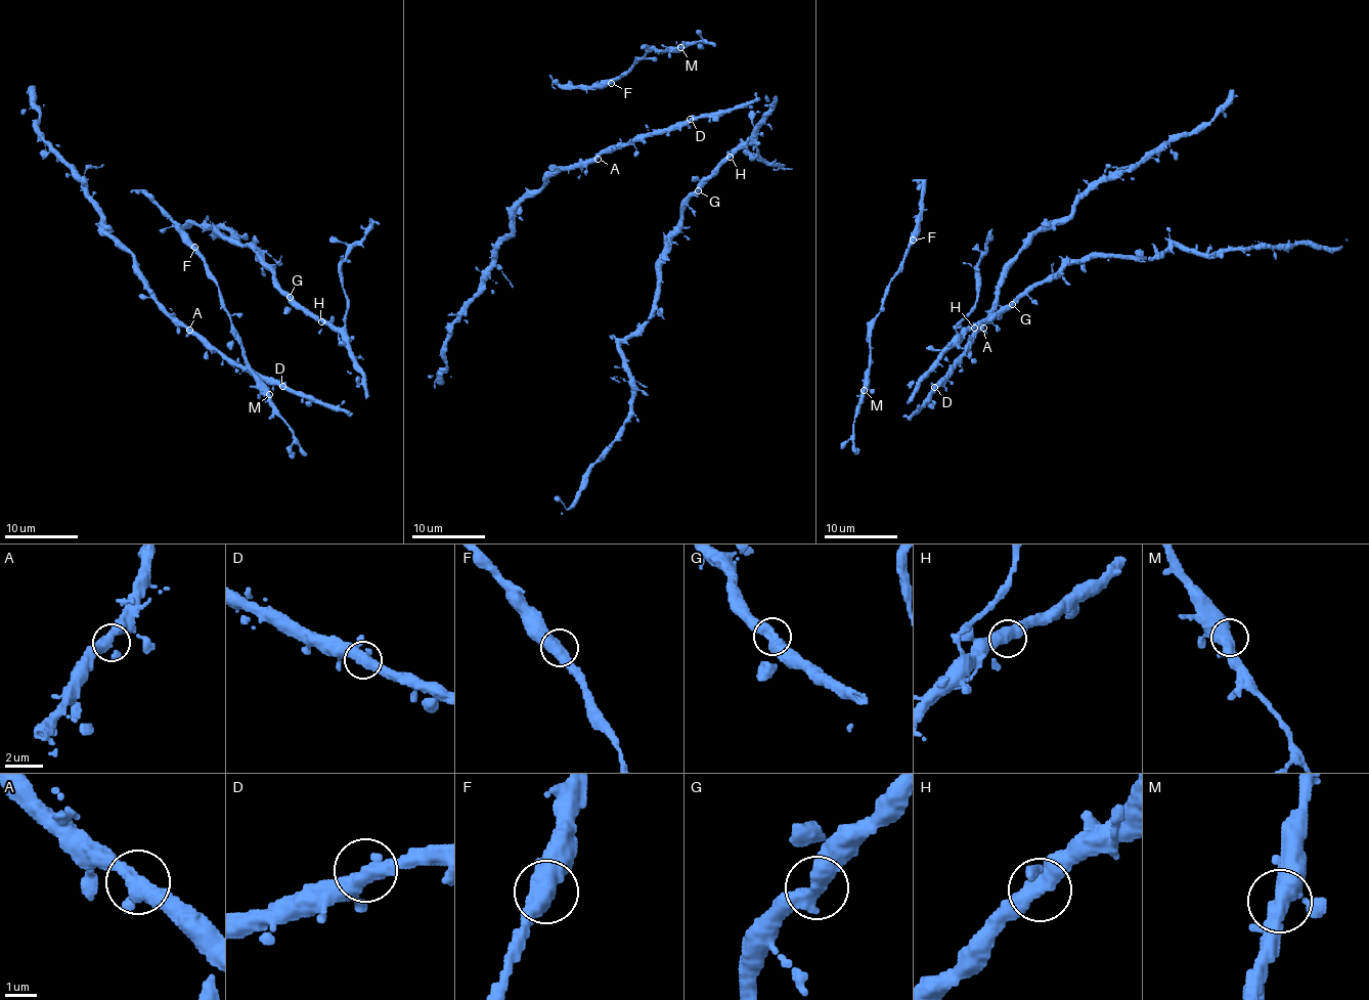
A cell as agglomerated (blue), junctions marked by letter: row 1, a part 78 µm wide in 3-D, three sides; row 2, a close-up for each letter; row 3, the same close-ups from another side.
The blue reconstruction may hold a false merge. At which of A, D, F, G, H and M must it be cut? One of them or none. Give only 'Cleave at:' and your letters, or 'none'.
Cleave at: none

